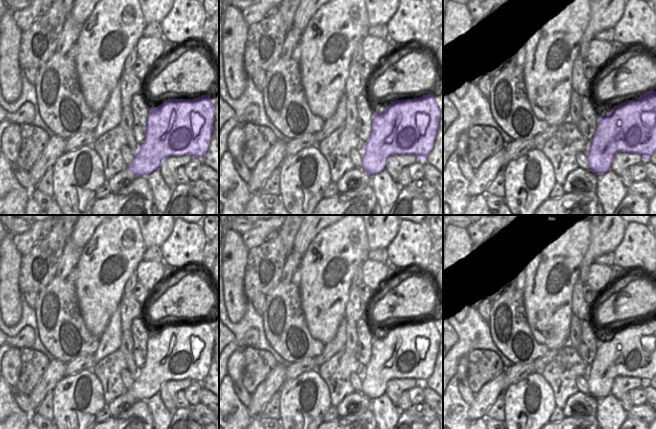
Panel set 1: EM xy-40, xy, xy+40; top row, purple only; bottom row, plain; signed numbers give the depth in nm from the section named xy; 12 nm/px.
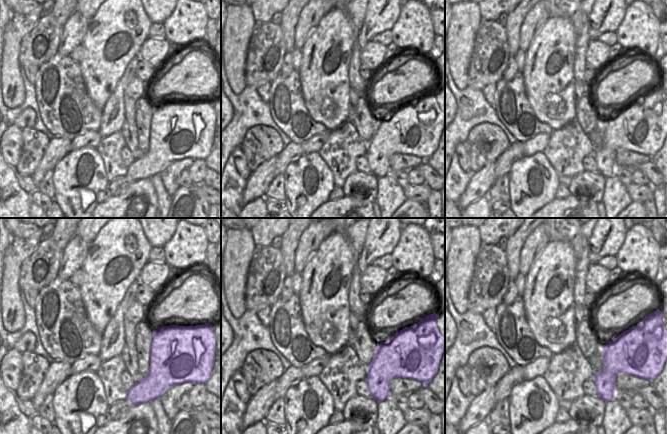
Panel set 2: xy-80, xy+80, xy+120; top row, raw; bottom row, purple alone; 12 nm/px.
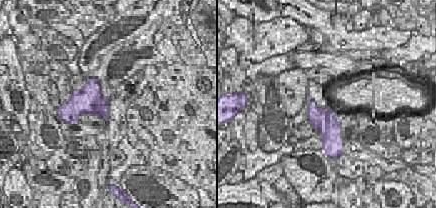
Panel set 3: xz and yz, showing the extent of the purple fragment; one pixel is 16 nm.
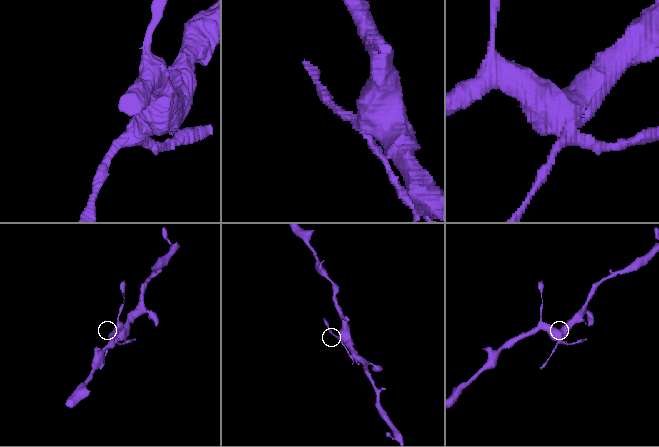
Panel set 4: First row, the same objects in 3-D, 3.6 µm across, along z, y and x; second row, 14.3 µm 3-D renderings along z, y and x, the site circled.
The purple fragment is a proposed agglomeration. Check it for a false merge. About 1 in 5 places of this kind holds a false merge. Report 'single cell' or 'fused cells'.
fused cells

